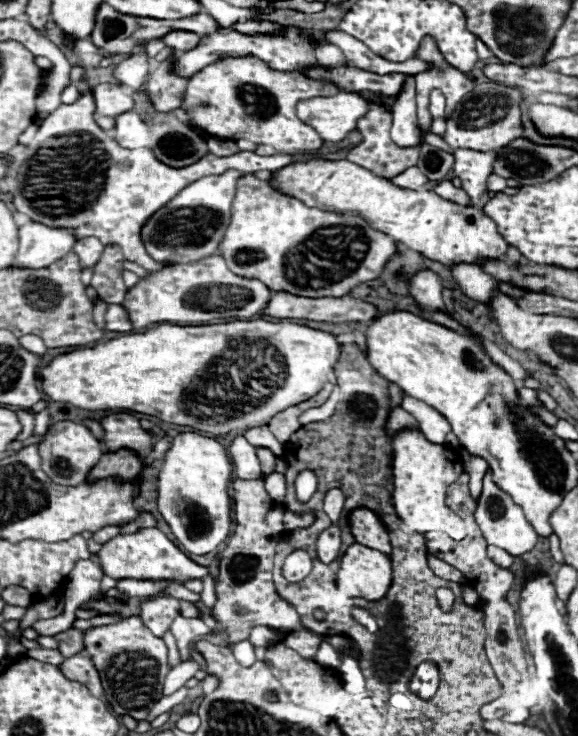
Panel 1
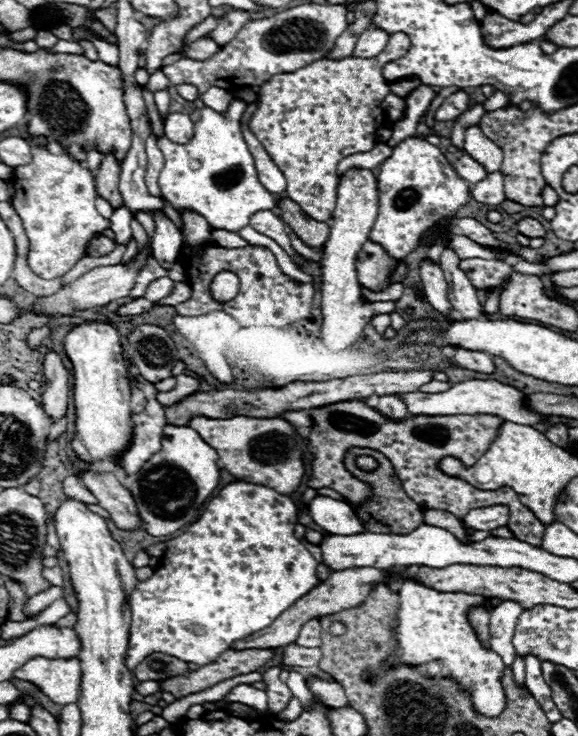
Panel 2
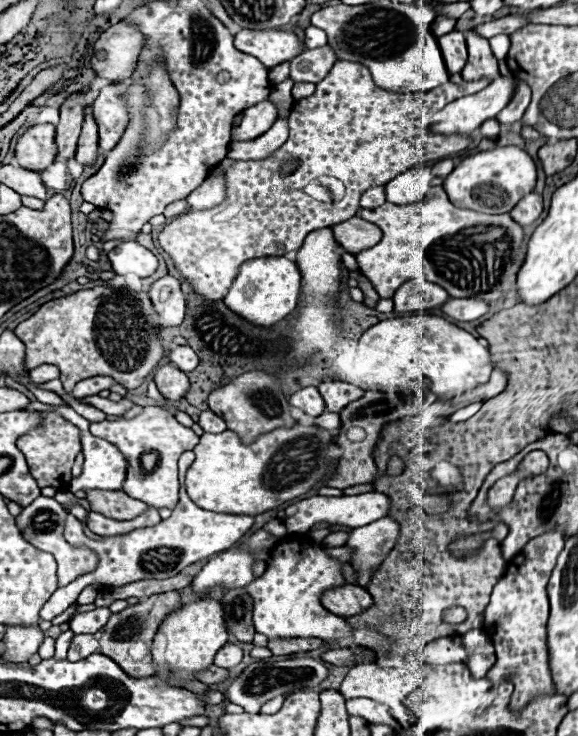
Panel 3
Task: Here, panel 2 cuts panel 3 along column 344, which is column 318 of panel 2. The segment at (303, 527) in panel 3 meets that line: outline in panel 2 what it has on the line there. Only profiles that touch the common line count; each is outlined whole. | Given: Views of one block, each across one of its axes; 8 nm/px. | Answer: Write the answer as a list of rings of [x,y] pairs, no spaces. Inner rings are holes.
[[[316,496],[308,504],[308,516],[324,530],[330,534],[358,534],[364,532],[364,526],[356,518],[354,510],[350,504],[328,498],[328,496]]]

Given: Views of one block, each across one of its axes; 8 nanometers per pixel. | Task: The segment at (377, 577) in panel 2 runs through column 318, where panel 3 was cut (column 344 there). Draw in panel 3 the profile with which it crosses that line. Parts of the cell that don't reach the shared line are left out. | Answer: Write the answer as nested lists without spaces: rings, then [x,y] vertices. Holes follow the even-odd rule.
[[[344,584],[338,588],[330,588],[320,596],[320,602],[326,610],[330,610],[336,616],[348,618],[364,612],[372,606],[372,596],[356,584]]]

